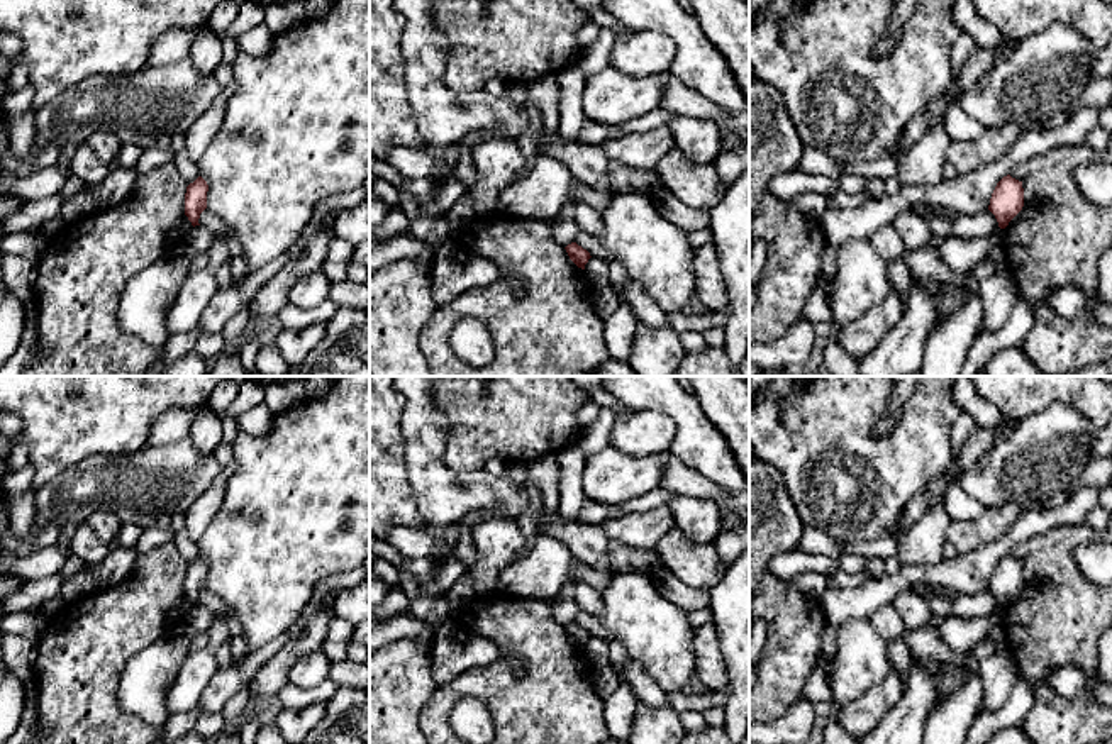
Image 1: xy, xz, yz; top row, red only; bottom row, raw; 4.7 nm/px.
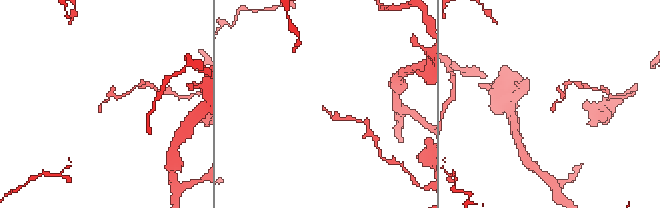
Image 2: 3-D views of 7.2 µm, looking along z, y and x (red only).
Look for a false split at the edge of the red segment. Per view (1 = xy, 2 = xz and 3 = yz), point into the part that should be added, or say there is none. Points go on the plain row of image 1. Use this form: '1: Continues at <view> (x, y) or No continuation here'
1: No continuation here
2: No continuation here
3: No continuation here

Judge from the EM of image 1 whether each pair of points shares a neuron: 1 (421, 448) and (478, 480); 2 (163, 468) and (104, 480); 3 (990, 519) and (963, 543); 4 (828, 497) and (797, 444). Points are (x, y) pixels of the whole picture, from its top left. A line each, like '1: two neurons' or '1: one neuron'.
1: one neuron
2: one neuron
3: one neuron
4: one neuron

